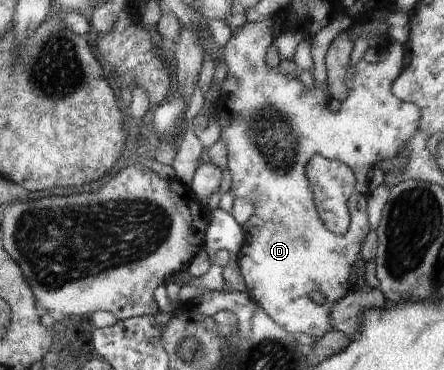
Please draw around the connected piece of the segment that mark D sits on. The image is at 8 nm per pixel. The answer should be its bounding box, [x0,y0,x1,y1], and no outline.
[215,18,421,340]

